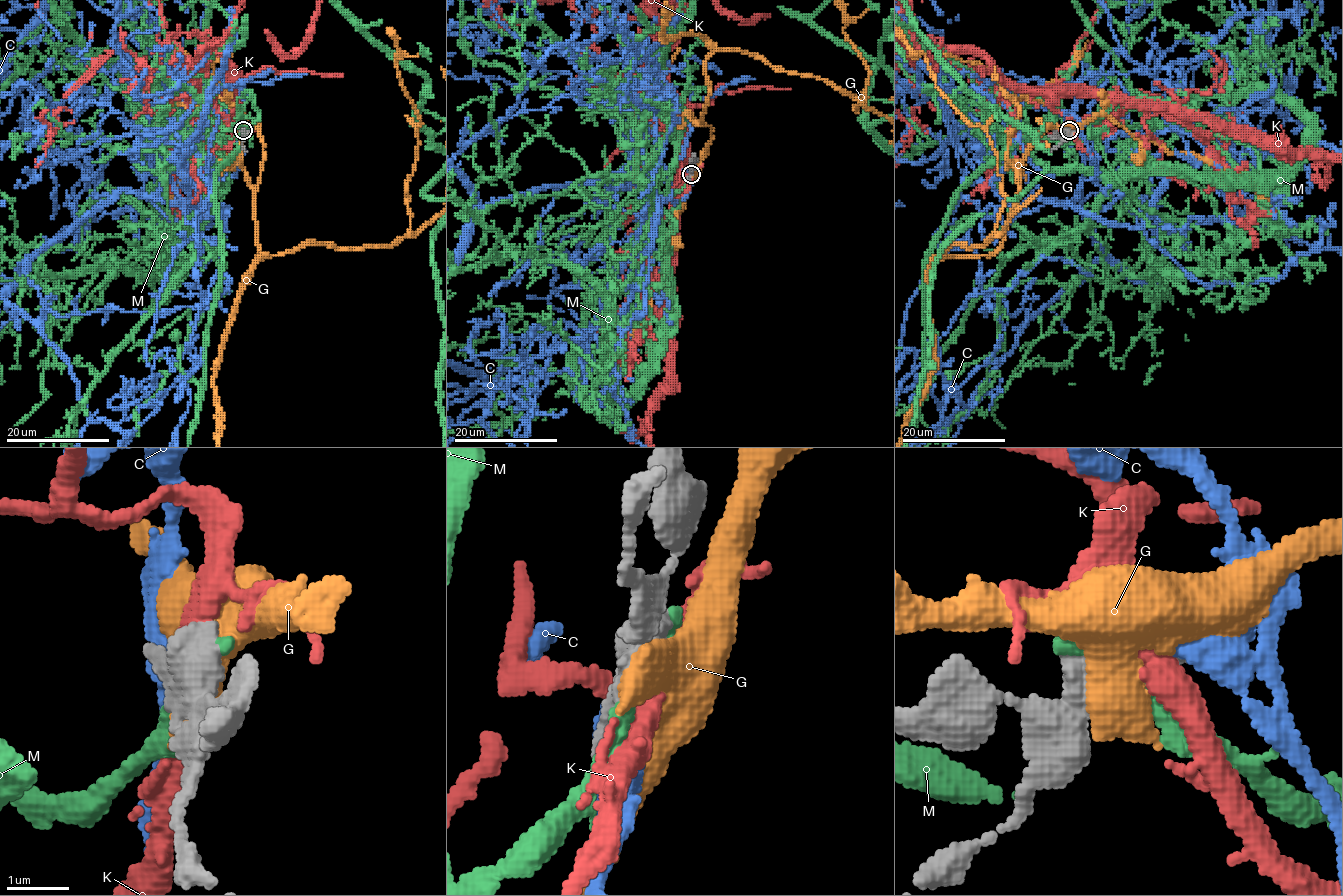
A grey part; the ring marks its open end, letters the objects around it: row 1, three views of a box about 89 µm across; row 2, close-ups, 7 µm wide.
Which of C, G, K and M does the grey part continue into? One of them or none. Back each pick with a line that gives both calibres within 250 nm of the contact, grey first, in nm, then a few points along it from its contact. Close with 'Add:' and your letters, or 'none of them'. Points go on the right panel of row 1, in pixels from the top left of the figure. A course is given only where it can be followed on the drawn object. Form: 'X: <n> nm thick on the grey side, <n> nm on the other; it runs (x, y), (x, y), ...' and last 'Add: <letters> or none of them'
C: 600 nm thick on the grey side, 180 nm on the other
Add: C

